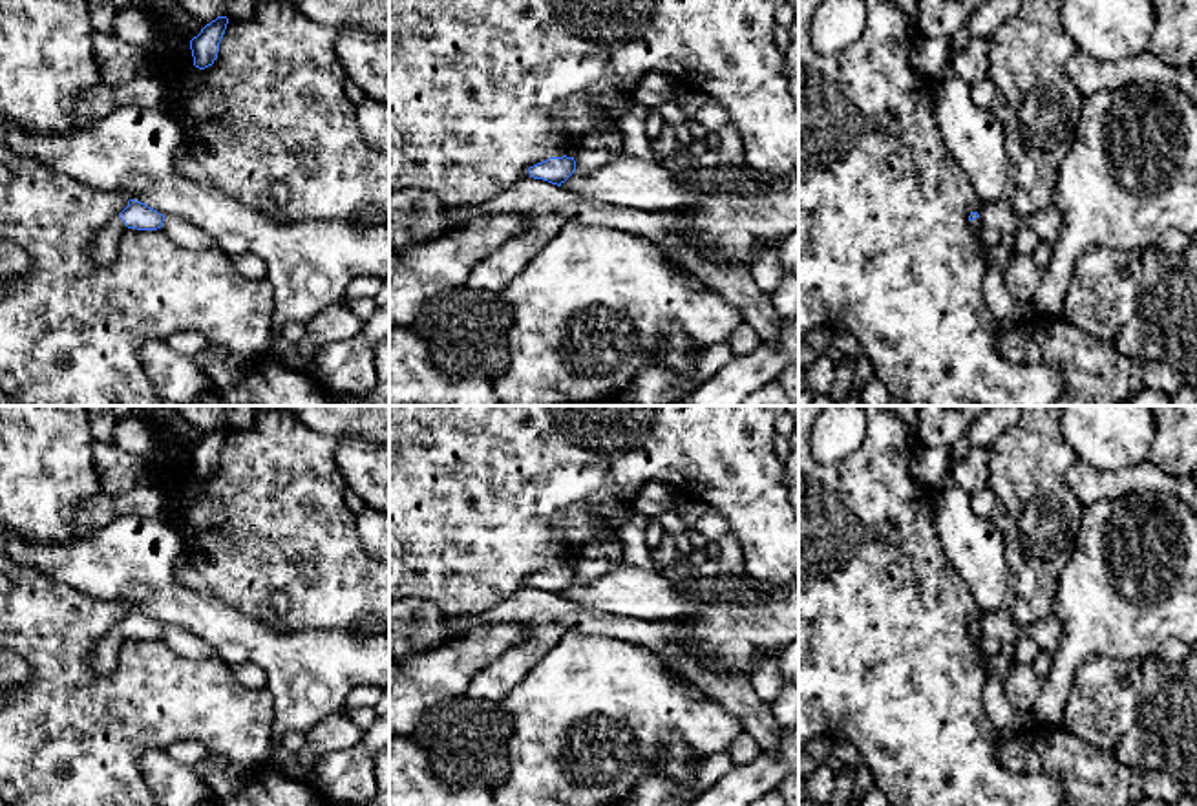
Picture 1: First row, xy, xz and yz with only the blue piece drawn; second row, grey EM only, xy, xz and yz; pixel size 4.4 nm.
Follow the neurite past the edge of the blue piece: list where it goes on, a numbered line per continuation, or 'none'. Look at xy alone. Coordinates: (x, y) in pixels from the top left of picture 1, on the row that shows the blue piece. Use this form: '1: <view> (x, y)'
1: xy (105, 247)

